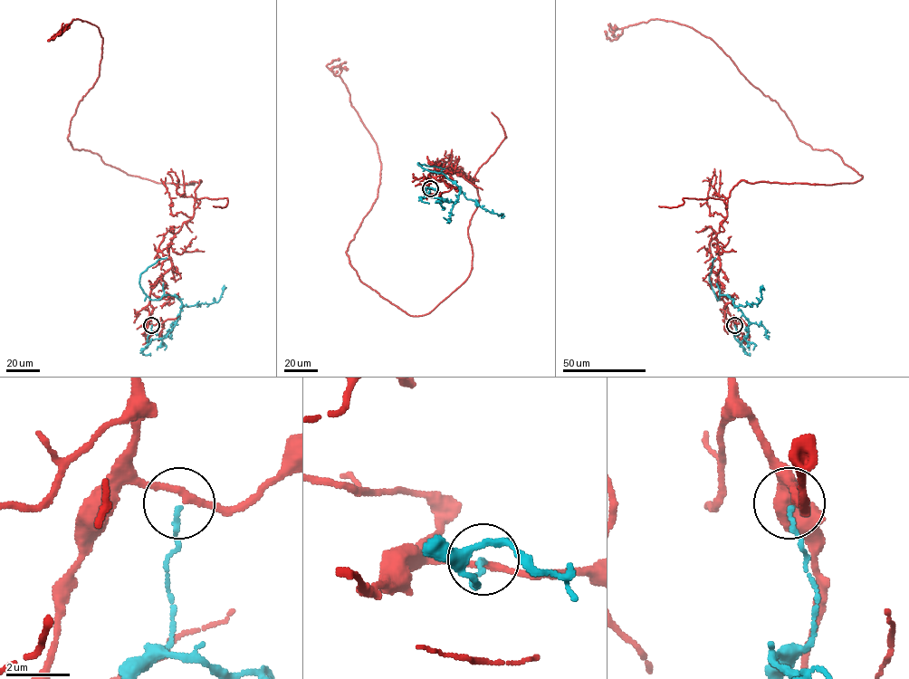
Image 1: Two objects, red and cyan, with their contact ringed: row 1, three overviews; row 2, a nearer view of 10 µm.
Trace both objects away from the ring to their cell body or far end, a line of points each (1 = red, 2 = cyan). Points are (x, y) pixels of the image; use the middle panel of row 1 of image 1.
1: (430, 188), (435, 171), (473, 177), (472, 269), (411, 316), (346, 253), (381, 164), (330, 70), (346, 62)
2: (430, 188), (425, 192), (431, 197), (457, 199), (460, 186), (417, 164), (444, 168)

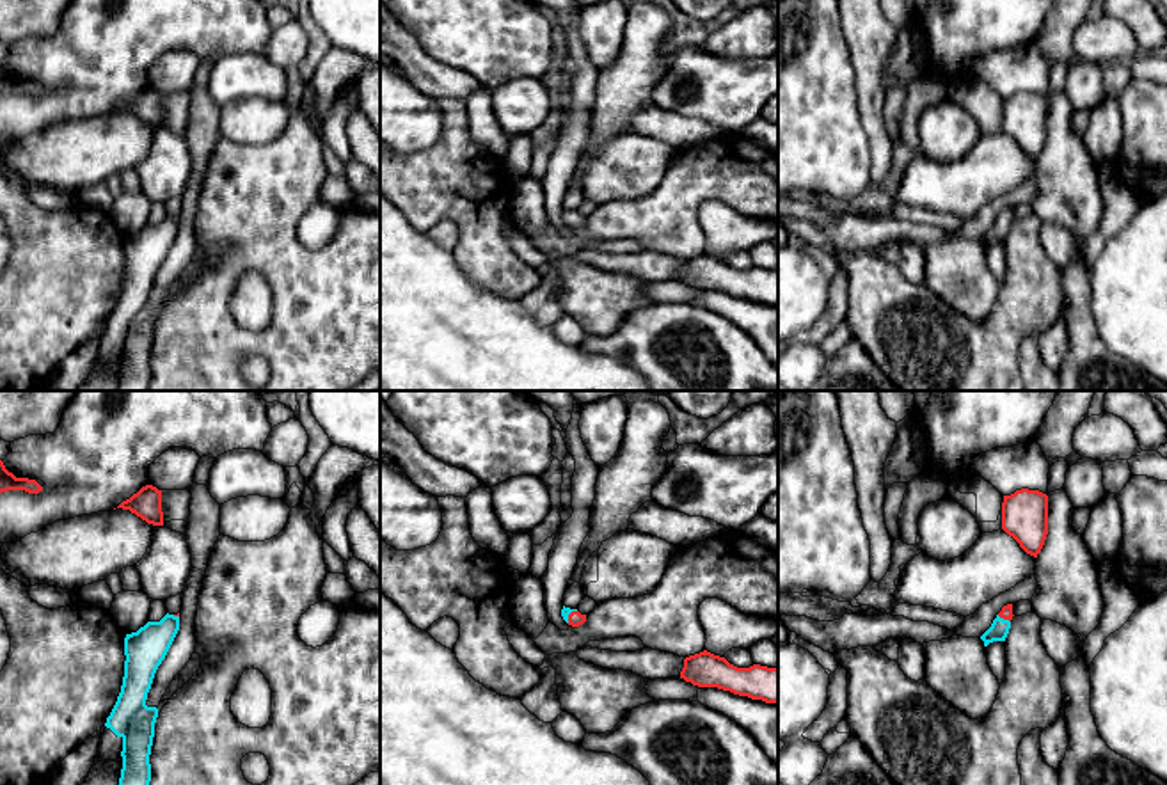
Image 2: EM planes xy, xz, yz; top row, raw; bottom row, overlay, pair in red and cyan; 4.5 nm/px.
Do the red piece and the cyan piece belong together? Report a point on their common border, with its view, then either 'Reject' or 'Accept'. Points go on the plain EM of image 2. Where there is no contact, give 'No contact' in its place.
Touches red at xz (569, 217). Reject

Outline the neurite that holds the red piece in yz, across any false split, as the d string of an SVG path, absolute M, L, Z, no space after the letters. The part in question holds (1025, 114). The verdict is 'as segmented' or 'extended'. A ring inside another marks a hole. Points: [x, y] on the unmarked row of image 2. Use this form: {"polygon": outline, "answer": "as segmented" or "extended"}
{"polygon": "M1028 91L1004 98L1002 131L1037 160L1048 137L1048 98Z", "answer": "as segmented"}

